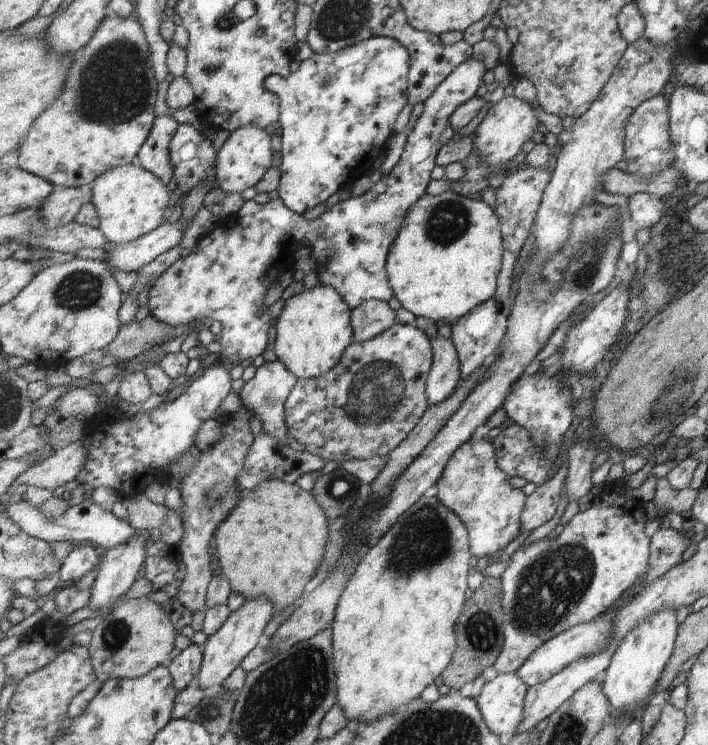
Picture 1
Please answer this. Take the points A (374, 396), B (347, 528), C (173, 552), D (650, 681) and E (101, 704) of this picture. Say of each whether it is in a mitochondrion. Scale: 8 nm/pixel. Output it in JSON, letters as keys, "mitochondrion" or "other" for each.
{"A":"mitochondrion","B":"mitochondrion","C":"other","D":"other","E":"other"}

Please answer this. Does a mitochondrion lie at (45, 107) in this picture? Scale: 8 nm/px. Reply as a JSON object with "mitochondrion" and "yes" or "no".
{"mitochondrion":"no"}

